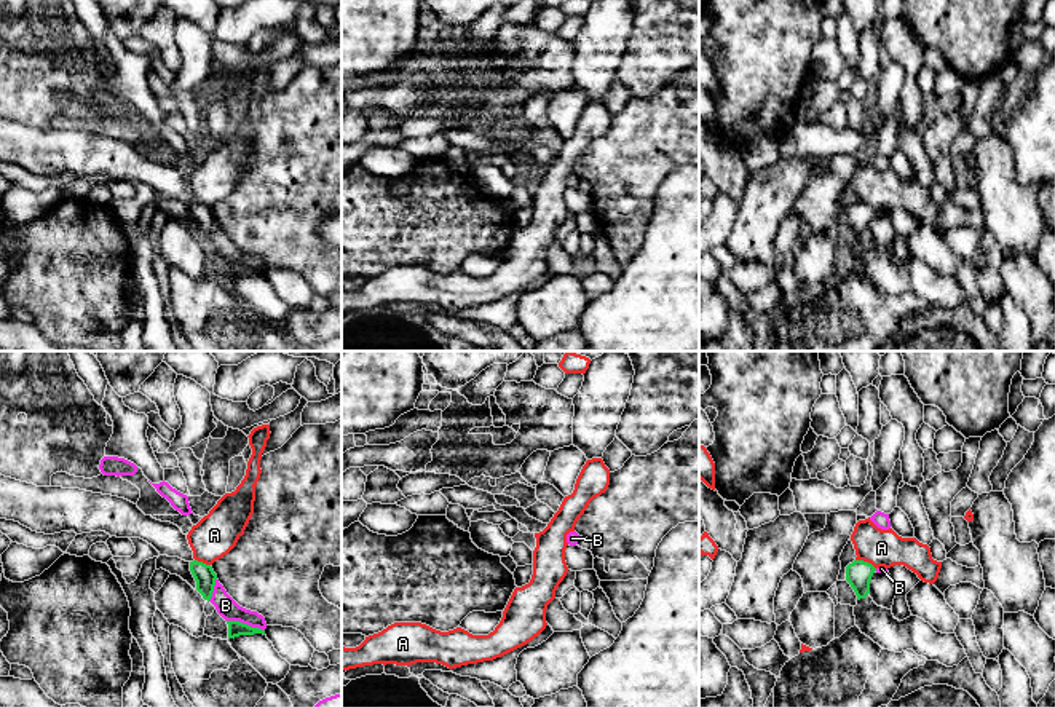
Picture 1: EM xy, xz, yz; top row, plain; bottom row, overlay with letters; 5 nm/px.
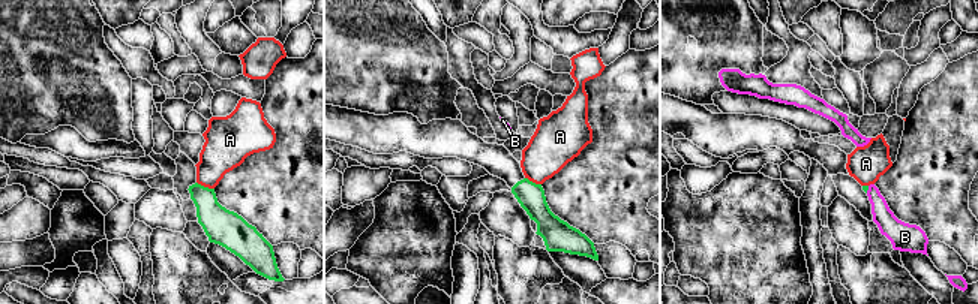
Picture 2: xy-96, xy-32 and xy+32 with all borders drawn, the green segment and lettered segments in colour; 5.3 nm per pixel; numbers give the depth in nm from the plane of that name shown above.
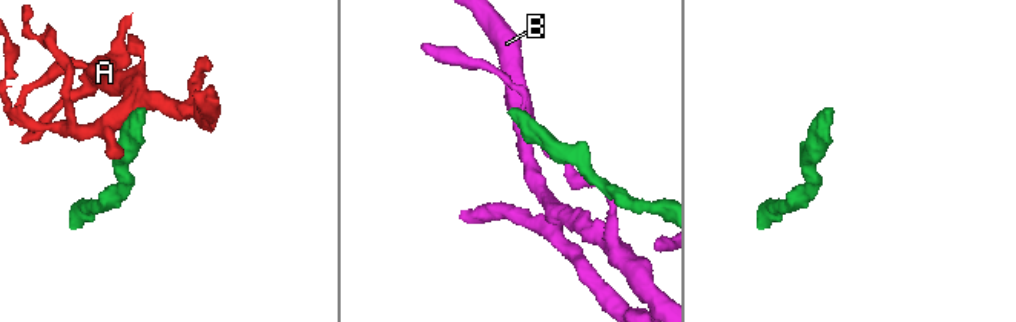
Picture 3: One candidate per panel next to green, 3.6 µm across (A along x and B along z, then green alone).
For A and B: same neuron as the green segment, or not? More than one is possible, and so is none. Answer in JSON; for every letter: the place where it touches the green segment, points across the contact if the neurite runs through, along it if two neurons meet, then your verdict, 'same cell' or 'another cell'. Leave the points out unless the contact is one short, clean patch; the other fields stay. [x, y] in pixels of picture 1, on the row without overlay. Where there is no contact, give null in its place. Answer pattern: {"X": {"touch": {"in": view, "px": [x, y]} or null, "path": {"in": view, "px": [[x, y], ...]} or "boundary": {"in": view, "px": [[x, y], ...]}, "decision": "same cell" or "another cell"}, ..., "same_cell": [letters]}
{"A": {"touch": {"in": "yz", "px": [865, 205]}, "boundary": {"in": "yz", "px": [[856, 201], [867, 203], [875, 211]]}, "decision": "another cell"}, "B": {"touch": {"in": "xy", "px": [246, 267]}, "decision": "another cell"}, "same_cell": []}

